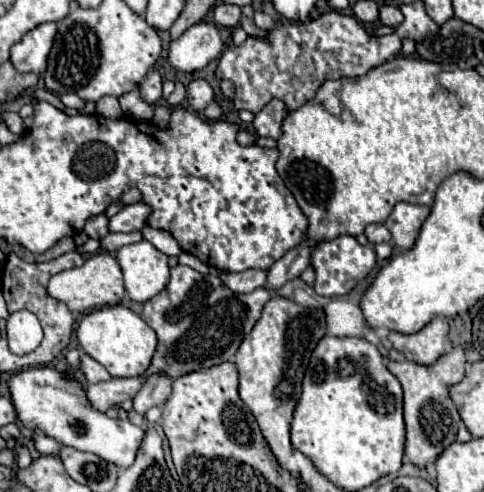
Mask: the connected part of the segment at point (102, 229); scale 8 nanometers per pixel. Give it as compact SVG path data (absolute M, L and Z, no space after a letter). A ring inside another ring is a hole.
M100 216L90 218L90 220L86 222L86 226L84 226L84 232L86 232L90 238L104 238L104 236L108 234L108 230L106 230L106 220L100 218Z

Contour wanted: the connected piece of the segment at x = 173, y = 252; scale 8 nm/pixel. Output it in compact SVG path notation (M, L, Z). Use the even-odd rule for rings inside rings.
M144 226L142 228L142 238L148 240L150 244L154 244L166 256L178 256L182 252L178 242L174 242L174 238L168 232L164 232L164 230L156 230L156 228Z

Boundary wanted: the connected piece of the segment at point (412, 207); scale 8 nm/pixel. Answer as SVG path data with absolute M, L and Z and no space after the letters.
M398 202L386 220L386 228L390 230L394 244L404 250L412 248L428 214L430 206Z

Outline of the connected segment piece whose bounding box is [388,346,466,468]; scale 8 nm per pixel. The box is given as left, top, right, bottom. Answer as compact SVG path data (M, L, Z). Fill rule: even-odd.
M460 346L452 352L442 354L432 366L418 362L388 362L388 370L400 380L404 388L404 422L406 422L406 456L420 468L434 462L438 454L456 440L456 430L460 424L460 414L450 398L448 388L462 380L466 366L466 354Z

